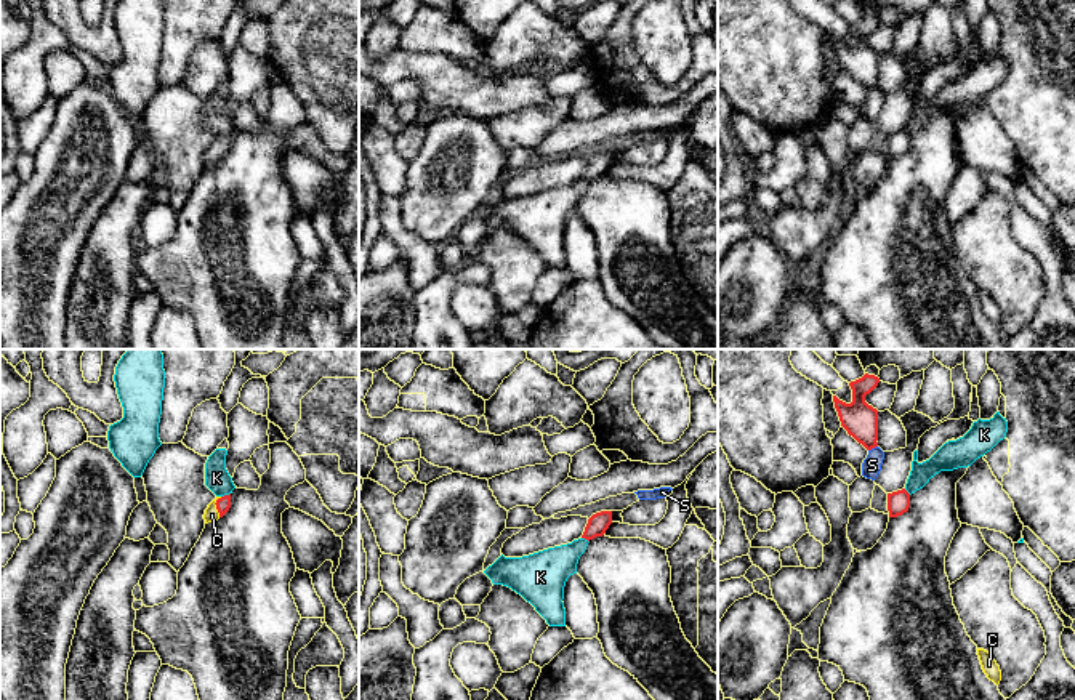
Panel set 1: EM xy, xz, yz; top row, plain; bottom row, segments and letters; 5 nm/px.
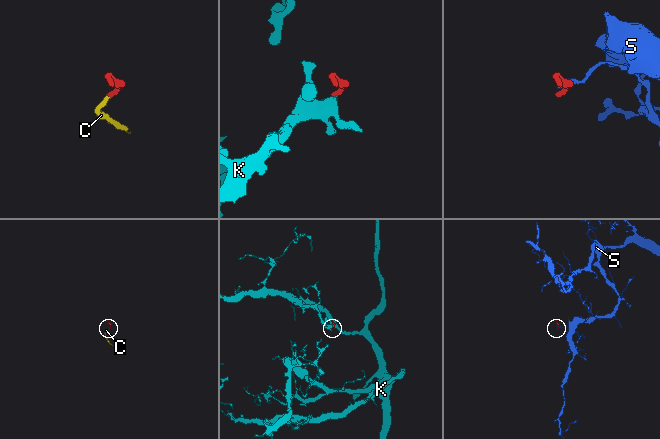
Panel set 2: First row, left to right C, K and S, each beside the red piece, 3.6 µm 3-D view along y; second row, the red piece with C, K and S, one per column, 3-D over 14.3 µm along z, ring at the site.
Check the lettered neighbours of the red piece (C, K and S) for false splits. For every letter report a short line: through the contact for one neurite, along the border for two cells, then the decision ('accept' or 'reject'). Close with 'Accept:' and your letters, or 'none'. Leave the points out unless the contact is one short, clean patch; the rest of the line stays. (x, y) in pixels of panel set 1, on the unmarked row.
C: line xy (223, 144), (217, 148), (212, 156); accept
K: line xy (229, 133), (221, 138); reject
S: line yz (877, 87), (869, 92); reject
Accept: C

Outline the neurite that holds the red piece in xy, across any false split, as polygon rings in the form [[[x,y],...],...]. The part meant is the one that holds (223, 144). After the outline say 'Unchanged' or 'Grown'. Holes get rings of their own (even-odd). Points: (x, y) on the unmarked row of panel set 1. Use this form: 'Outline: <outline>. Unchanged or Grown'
Outline: [[[231,135],[224,138],[216,138],[205,151],[203,155],[205,165],[216,163],[229,152],[229,149],[231,149]]]. Grown

